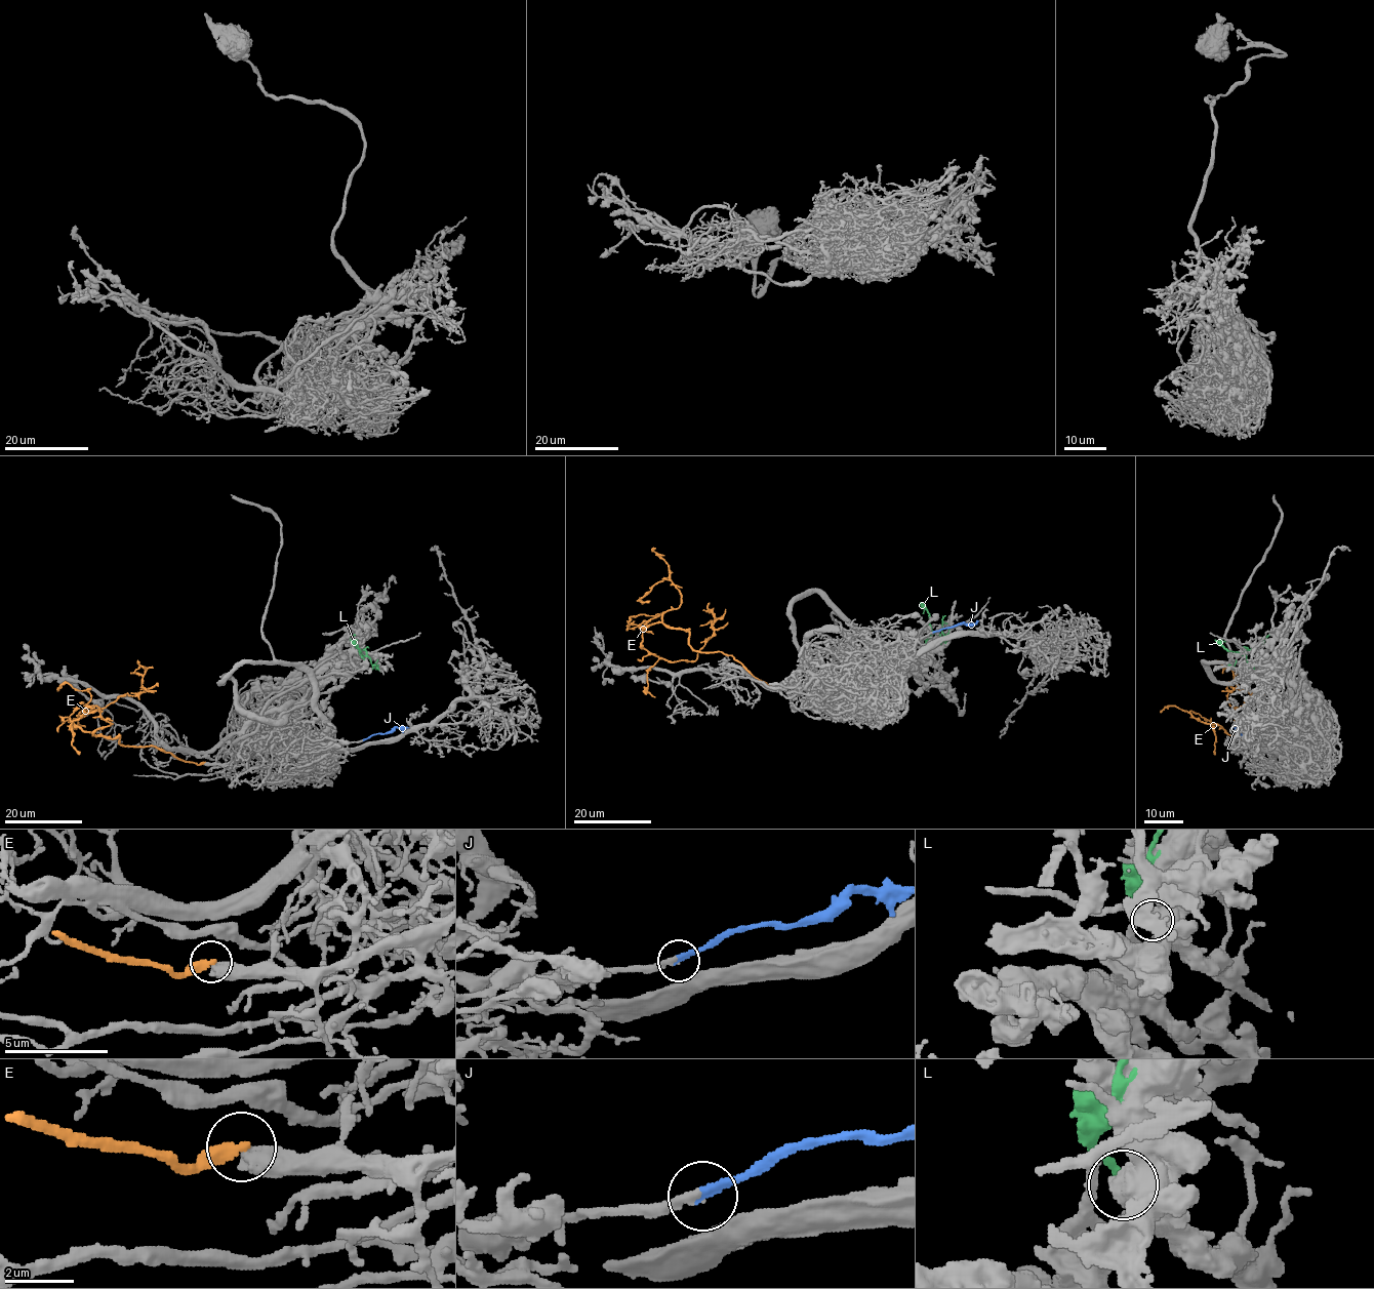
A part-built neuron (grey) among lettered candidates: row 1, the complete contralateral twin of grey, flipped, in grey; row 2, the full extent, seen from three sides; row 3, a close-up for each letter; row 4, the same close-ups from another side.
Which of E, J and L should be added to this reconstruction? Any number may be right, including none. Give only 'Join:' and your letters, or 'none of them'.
Join: J

